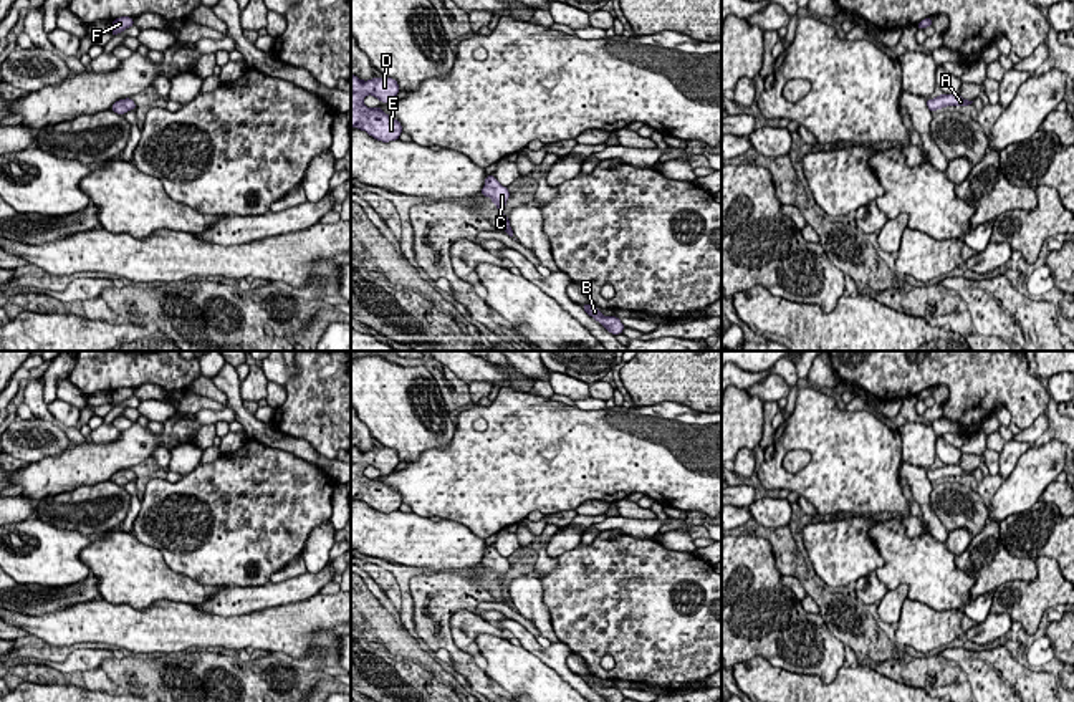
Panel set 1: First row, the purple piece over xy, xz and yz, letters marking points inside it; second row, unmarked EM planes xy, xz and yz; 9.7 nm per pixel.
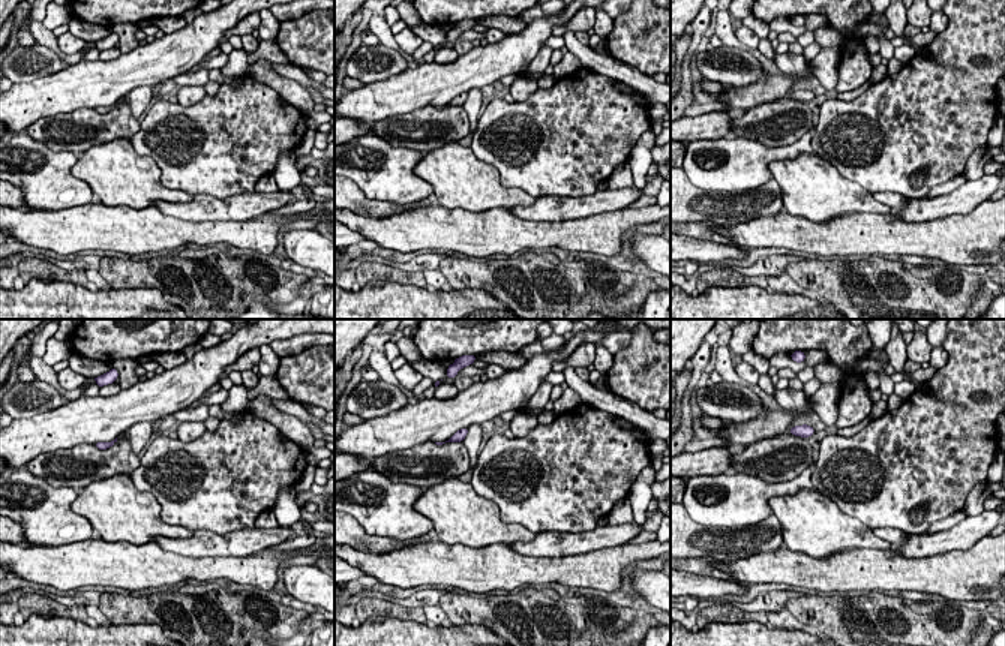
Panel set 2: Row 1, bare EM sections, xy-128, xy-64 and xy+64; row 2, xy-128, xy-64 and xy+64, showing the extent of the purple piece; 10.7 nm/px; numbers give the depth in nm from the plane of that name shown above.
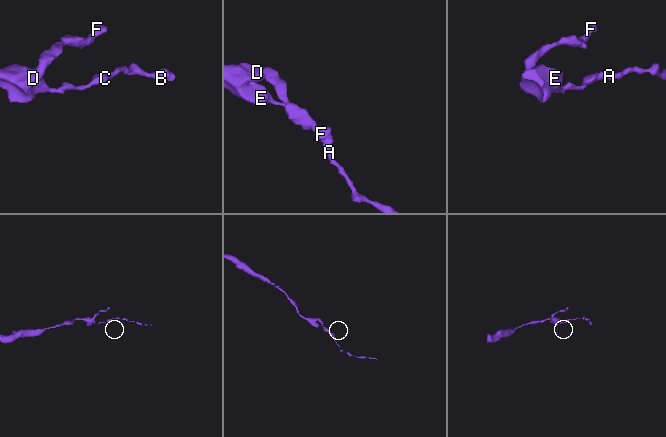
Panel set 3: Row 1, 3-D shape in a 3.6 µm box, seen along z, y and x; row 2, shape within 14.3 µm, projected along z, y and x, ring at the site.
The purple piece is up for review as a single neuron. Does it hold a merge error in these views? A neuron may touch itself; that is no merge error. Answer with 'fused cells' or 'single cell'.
single cell

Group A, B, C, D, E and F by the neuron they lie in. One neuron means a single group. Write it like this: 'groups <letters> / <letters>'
groups A B C D E F

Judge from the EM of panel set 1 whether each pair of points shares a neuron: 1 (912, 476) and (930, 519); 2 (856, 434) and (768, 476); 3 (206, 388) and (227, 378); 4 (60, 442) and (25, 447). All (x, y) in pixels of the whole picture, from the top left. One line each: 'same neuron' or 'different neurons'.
1: same neuron
2: same neuron
3: different neurons
4: same neuron

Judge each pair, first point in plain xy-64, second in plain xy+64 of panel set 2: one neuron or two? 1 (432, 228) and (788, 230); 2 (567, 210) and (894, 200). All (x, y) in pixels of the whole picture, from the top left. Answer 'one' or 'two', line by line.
1: one
2: two

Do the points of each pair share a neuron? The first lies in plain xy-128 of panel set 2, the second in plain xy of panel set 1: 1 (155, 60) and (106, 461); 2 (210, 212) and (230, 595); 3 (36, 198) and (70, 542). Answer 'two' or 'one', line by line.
1: one
2: one
3: one

